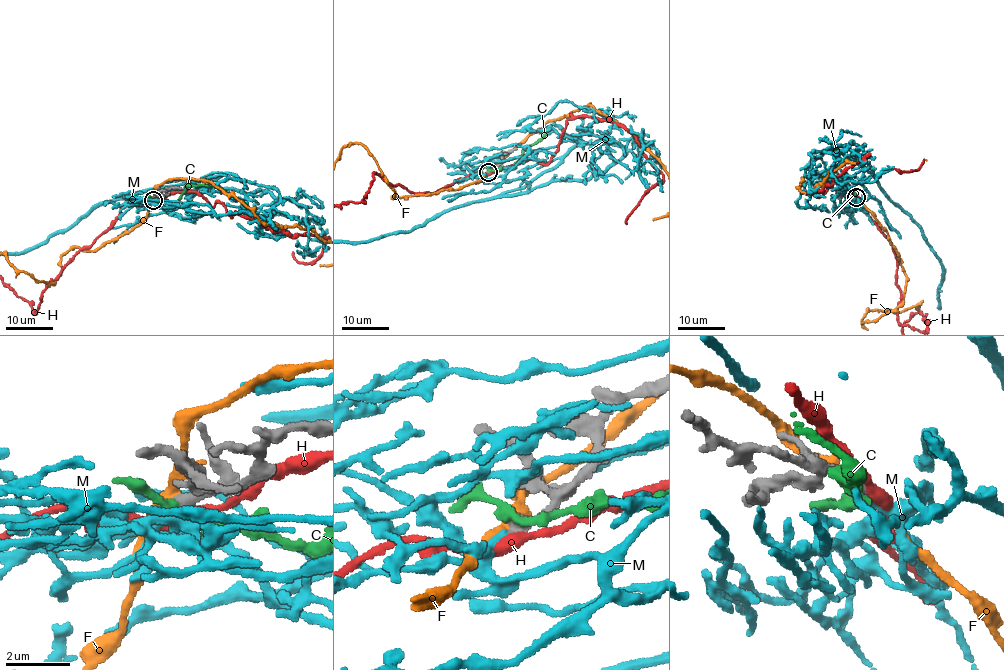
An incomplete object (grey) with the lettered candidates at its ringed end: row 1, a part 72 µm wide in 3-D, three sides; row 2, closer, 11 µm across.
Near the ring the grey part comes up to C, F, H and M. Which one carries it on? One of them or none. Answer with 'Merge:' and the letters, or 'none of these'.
Merge: M

